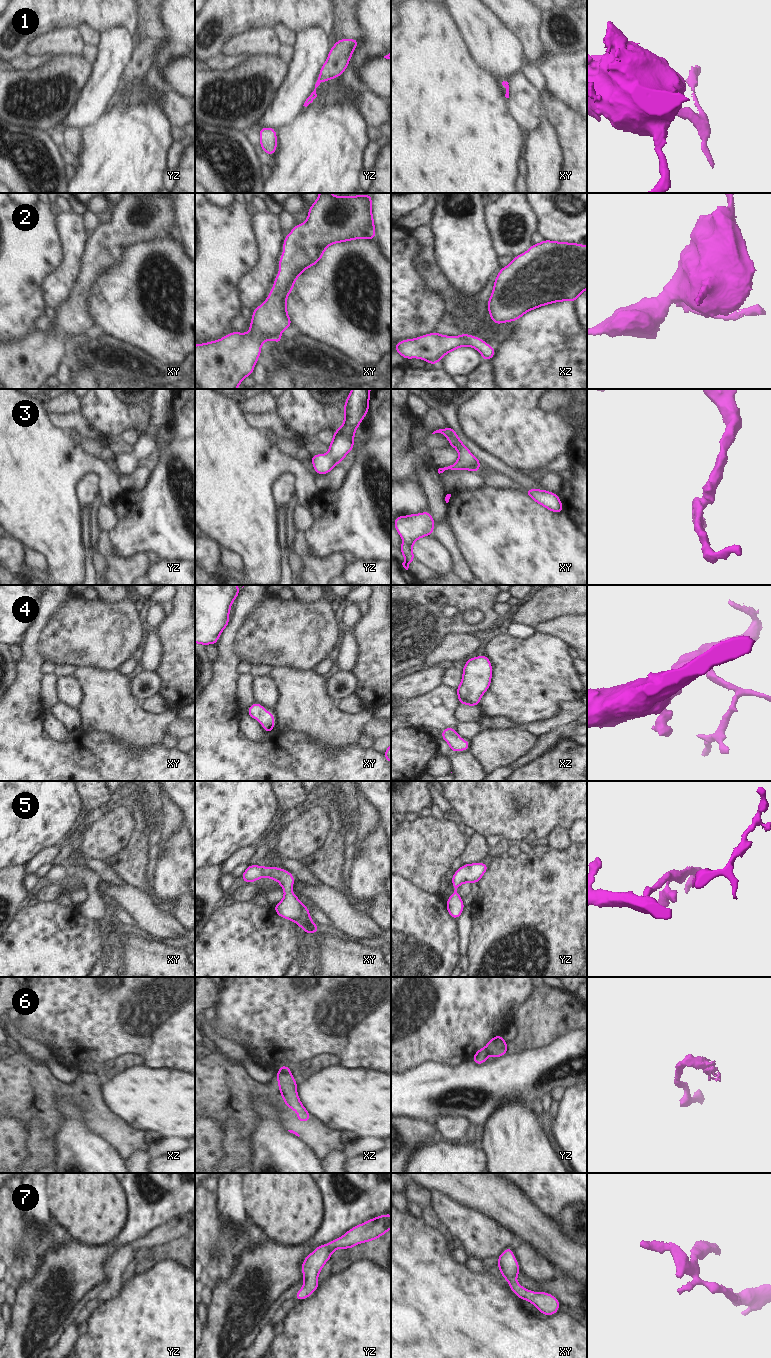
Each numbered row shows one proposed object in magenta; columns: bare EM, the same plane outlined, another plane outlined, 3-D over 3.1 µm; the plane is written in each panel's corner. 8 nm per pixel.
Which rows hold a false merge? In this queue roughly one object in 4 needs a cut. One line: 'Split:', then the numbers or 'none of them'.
Split: 2, 6

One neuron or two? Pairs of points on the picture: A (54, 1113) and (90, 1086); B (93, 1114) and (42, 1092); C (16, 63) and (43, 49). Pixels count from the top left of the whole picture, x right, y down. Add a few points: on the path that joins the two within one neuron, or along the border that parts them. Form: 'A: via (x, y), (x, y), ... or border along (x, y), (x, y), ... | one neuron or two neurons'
A: via (57, 1102), (67, 1092), (79, 1092) | one neuron
B: via (83, 1101), (74, 1092), (55, 1092) | one neuron
C: border along (26, 51), (36, 56), (48, 56) | two neurons

